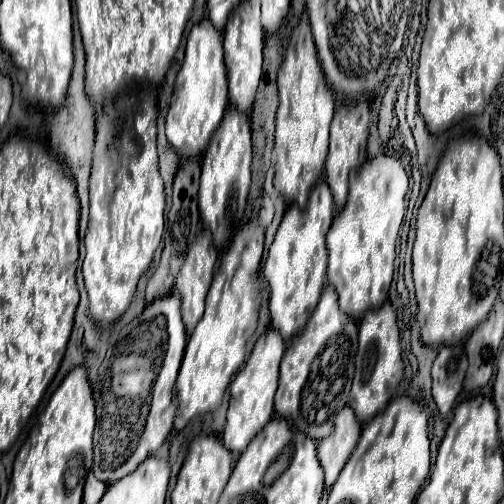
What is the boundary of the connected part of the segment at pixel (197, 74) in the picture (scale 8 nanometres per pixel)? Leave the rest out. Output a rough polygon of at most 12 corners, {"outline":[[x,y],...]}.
{"outline":[[204,17],[186,41],[166,139],[200,157],[228,103],[222,33]]}

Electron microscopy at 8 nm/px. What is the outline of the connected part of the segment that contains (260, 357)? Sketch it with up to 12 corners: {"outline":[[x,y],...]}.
{"outline":[[266,329],[234,375],[224,443],[234,457],[274,415],[286,343]]}

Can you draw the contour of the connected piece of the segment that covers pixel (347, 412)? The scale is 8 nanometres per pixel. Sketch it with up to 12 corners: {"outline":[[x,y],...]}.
{"outline":[[352,407],[318,441],[326,487],[334,485],[362,431]]}

